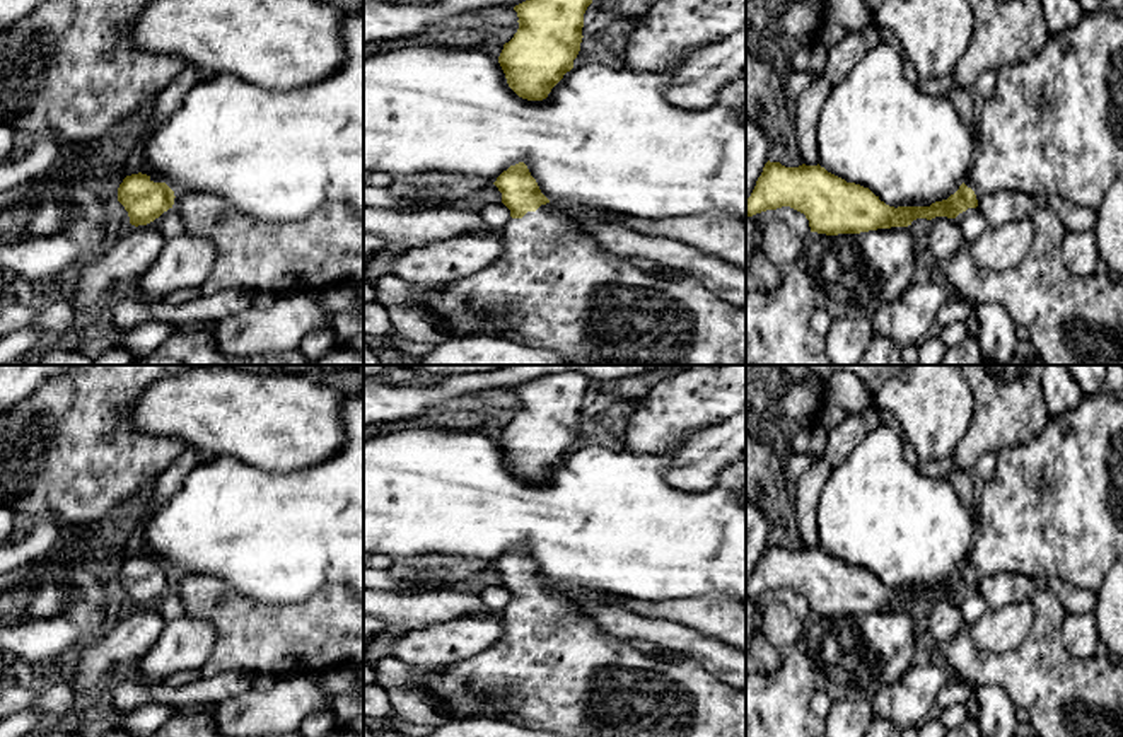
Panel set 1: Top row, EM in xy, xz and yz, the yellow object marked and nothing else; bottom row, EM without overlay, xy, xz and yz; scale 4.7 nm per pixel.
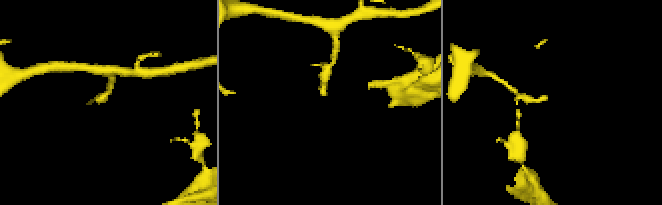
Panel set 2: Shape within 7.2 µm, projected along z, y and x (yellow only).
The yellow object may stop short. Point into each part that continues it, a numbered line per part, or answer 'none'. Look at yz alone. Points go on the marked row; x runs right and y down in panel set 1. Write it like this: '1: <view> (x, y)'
1: yz (1053, 125)

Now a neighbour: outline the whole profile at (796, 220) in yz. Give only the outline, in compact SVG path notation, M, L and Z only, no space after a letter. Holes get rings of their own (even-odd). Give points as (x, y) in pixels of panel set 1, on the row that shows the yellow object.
M790 206L766 210L749 218L753 220L753 225L758 232L761 232L771 220L785 222L804 241L811 232L809 220L806 218L806 215Z

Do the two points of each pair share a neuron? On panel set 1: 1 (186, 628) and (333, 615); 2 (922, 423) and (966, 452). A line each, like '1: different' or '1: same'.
1: different
2: different

